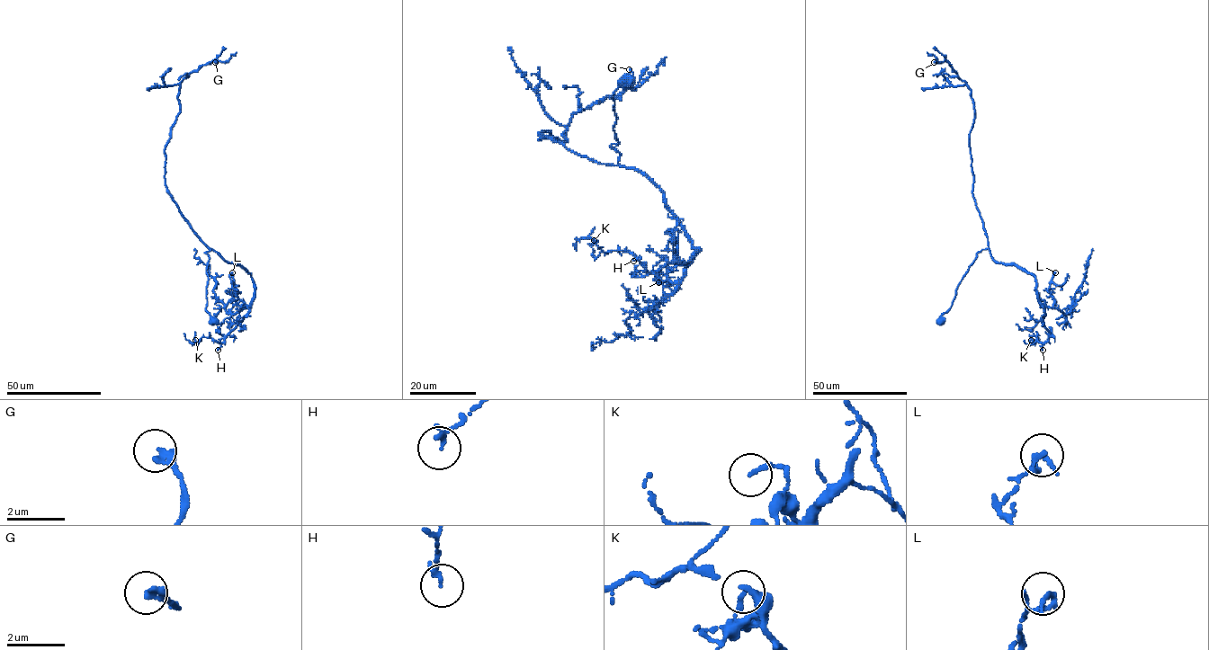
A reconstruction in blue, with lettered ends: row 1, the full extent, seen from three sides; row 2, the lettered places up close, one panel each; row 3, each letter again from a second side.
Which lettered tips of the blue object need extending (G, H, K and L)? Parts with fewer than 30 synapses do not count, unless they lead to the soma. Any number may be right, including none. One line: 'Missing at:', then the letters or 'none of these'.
Missing at: none of these

